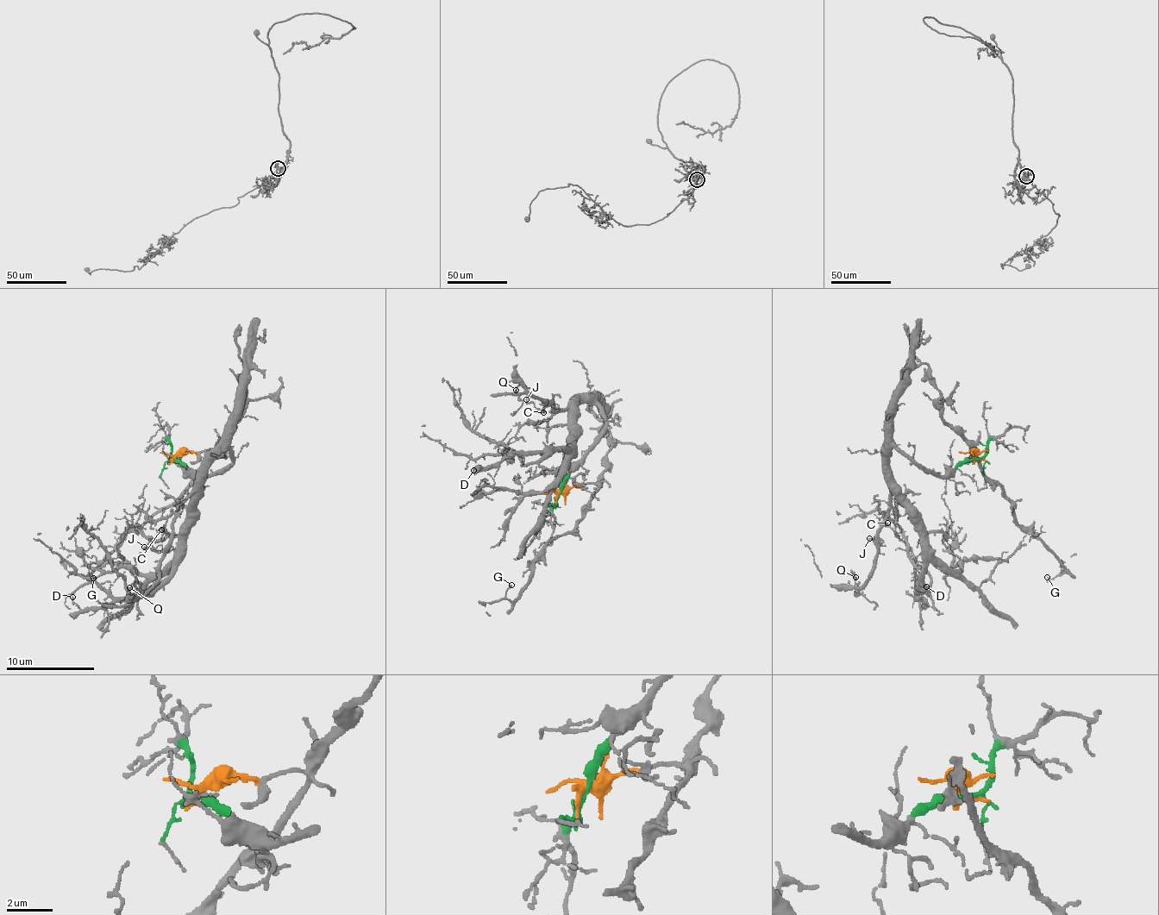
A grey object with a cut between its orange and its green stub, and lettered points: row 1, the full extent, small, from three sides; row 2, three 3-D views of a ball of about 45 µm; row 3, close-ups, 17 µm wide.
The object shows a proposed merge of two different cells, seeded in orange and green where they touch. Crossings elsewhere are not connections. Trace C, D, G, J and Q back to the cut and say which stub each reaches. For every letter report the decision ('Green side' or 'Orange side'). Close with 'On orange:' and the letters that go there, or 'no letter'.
C: Green side
D: Green side
G: Orange side
J: Green side
Q: Green side
On orange: G

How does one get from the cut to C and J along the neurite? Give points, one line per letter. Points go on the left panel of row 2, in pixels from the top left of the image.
C: (171, 458), (199, 476), (233, 462), (227, 450), (218, 454), (171, 532), (160, 529)
J: (171, 458), (199, 476), (233, 462), (225, 450), (205, 468), (169, 543), (159, 552), (144, 547)

